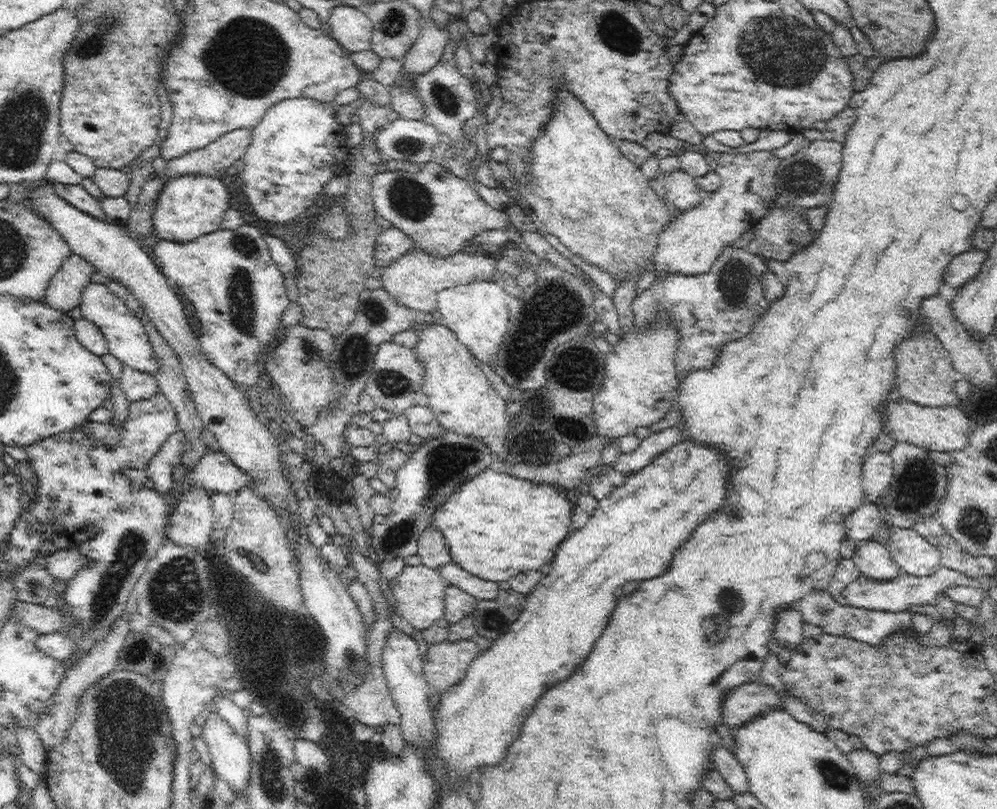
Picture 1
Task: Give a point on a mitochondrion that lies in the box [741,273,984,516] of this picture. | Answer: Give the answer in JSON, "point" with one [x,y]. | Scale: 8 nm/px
{"point":[918,489]}

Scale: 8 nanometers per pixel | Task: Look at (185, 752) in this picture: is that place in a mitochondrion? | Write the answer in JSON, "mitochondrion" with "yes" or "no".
{"mitochondrion":"no"}

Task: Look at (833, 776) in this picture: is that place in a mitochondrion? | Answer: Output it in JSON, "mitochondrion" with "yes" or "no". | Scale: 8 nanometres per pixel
{"mitochondrion":"yes"}

